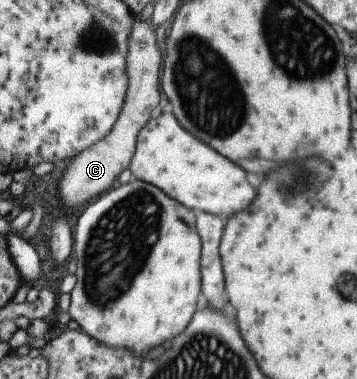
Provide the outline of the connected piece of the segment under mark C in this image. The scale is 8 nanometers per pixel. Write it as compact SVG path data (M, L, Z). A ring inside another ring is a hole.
M135 16L130 25L126 45L126 92L120 105L115 123L109 133L96 141L91 147L78 153L74 160L65 167L61 179L57 181L57 197L63 207L77 207L81 203L89 203L99 194L106 192L117 182L117 176L123 169L127 169L134 152L135 142L139 130L150 118L151 109L159 103L159 65L161 57L155 42L154 25L150 20L141 20Z

